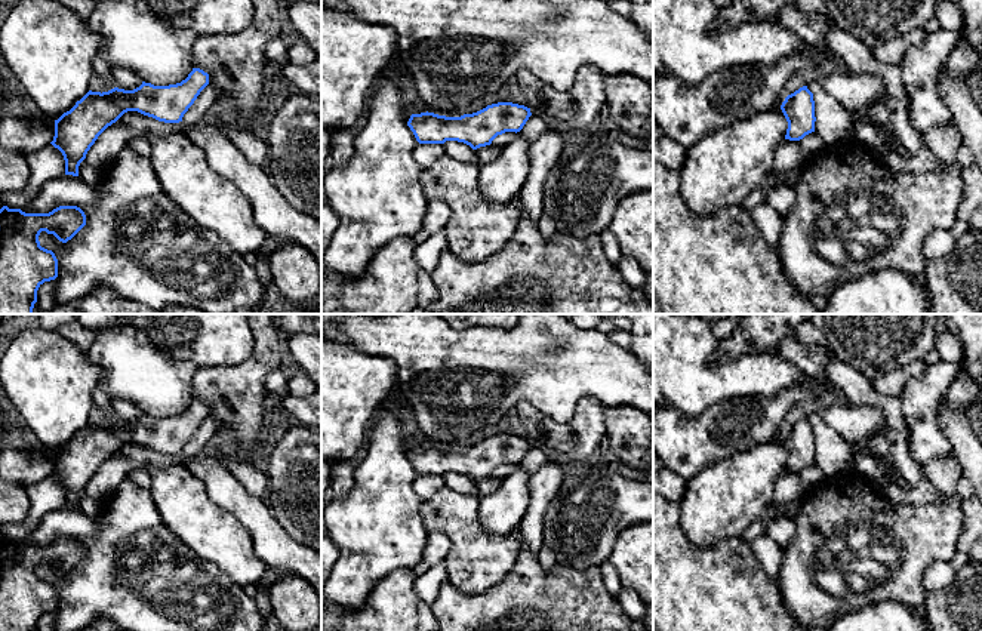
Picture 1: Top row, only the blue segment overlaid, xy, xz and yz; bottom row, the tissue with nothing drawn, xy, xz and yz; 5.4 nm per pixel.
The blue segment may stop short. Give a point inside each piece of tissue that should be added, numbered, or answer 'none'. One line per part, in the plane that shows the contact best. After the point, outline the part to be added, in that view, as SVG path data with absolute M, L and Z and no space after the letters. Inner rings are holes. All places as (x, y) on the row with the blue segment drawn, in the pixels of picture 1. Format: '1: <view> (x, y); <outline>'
none

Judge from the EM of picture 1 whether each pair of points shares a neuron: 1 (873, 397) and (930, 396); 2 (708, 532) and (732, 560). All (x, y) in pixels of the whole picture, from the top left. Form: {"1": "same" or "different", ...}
{"1": "different", "2": "different"}

